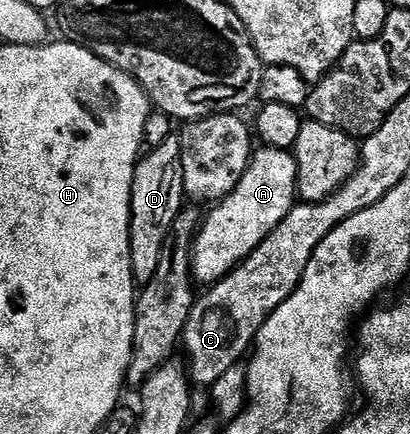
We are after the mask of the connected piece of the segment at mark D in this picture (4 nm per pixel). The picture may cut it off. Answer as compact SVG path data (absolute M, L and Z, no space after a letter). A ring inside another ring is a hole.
M172 136L156 148L151 154L143 153L138 165L134 168L132 184L132 200L130 201L130 259L135 283L145 284L156 276L156 267L160 265L160 252L164 248L164 240L176 220L176 216L184 209L184 191L182 189L182 139Z

